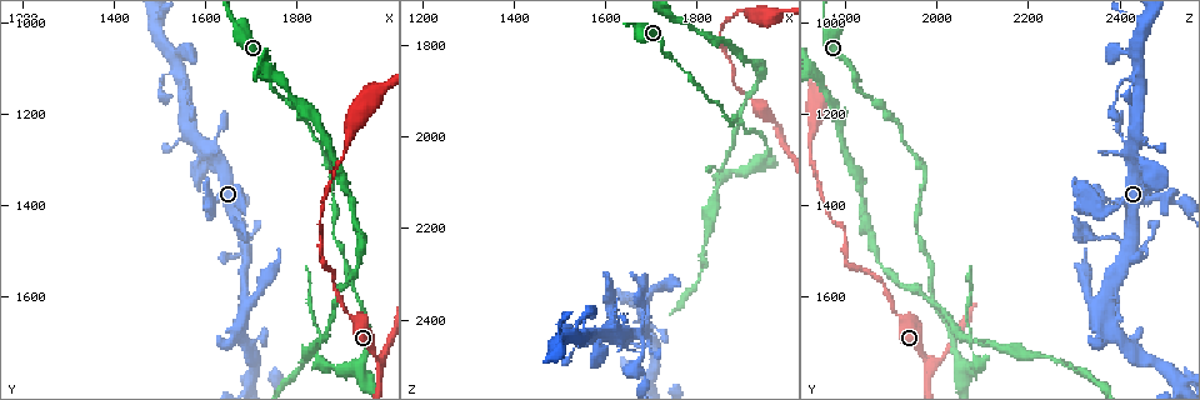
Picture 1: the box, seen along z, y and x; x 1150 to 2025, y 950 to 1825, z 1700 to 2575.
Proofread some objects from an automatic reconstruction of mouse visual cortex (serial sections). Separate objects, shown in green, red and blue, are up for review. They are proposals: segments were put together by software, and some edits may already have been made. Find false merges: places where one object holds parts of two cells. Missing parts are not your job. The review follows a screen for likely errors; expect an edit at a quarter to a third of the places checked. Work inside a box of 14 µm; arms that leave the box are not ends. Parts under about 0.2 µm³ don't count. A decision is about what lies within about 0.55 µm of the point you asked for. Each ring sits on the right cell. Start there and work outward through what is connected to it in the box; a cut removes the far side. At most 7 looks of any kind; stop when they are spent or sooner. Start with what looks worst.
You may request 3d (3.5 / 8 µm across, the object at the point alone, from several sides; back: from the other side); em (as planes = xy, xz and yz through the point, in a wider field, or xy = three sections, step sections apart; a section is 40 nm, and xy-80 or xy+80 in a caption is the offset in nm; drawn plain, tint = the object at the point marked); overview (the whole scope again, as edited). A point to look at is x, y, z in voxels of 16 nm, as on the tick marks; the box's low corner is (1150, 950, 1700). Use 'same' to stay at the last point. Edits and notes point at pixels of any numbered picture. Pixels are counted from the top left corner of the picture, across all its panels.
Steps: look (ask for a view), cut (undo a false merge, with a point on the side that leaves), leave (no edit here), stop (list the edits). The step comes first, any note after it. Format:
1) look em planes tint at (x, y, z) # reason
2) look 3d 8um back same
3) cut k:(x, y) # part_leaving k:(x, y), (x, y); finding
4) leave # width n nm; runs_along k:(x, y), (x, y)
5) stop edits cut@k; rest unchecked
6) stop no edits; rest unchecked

look 3d 3.5um back at (1980, 1740, 1980) # three-way junction

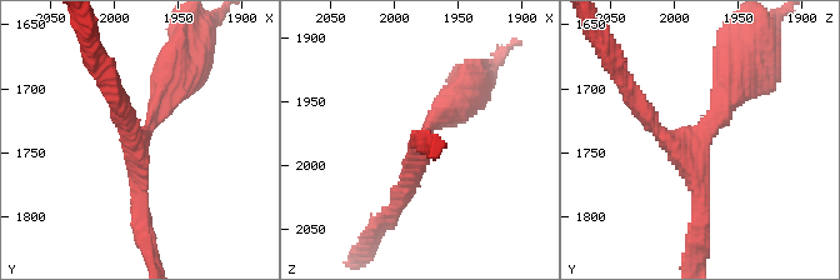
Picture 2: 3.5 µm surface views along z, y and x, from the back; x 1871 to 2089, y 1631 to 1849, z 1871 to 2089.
look em planes plain at (1974, 1738, 1982) # arms 3; arm_widths 200, 200, 400 nm

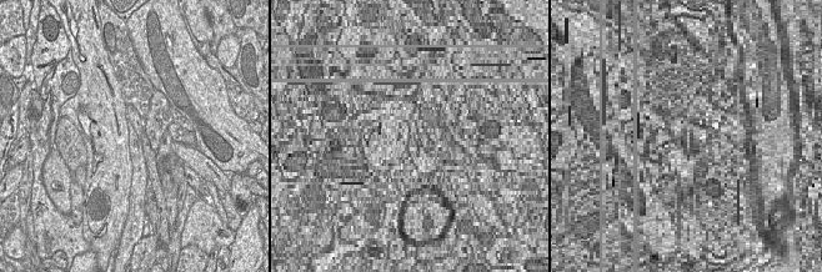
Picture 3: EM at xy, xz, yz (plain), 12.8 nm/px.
look em planes tint same

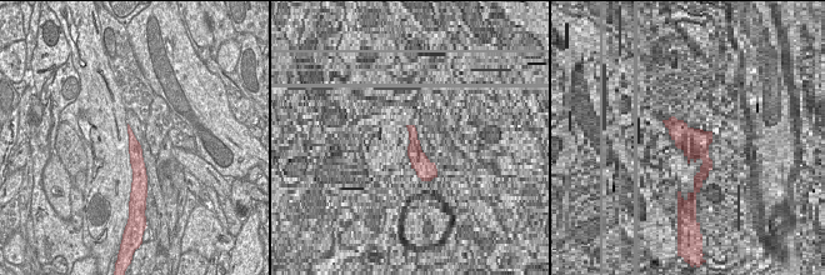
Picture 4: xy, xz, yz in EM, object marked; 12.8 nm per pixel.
leave # runs_along 2:(466, 90), (428, 125), (398, 199); all the same cell

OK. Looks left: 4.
look 3d 3.5um at (1690, 1630, 2355)

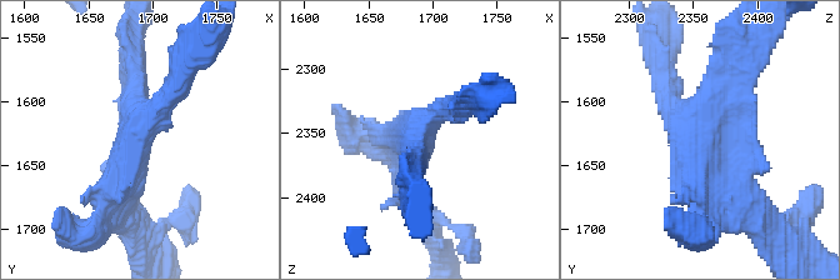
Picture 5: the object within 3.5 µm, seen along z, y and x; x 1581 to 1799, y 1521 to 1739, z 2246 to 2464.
look em planes tint at (1684, 1624, 2356) # now the EM

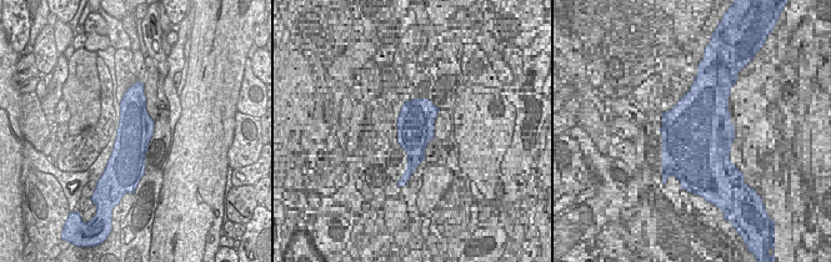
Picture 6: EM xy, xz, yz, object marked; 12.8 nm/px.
leave # runs_along 5:(130, 58), (134, 143), (126, 204); all the same cell

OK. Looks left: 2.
look 3d 3.5um at (1695, 1390, 2530) # sharp bend

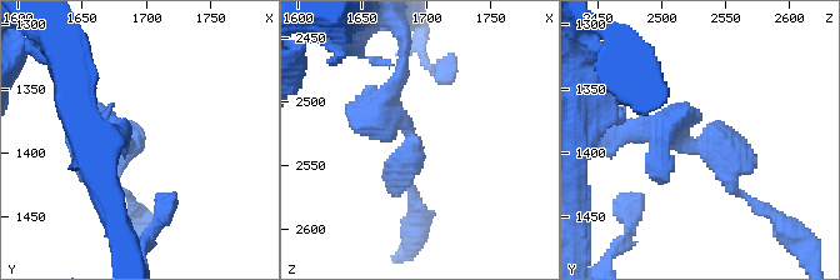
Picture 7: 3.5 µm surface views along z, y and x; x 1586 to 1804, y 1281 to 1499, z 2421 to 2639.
look em xy step 1 tint at (1690, 1392, 2534) # arm_widths 150, 300 nm; now the EM

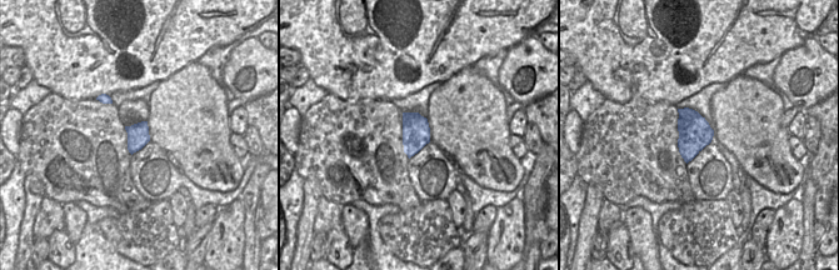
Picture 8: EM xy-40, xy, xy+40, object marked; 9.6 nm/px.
cut 7:(736, 151) # part_leaving 7:(701, 143), (730, 150), (730, 185), (755, 211); two cells meet here

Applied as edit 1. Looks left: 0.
stop edits cut@7; rest unchecked

